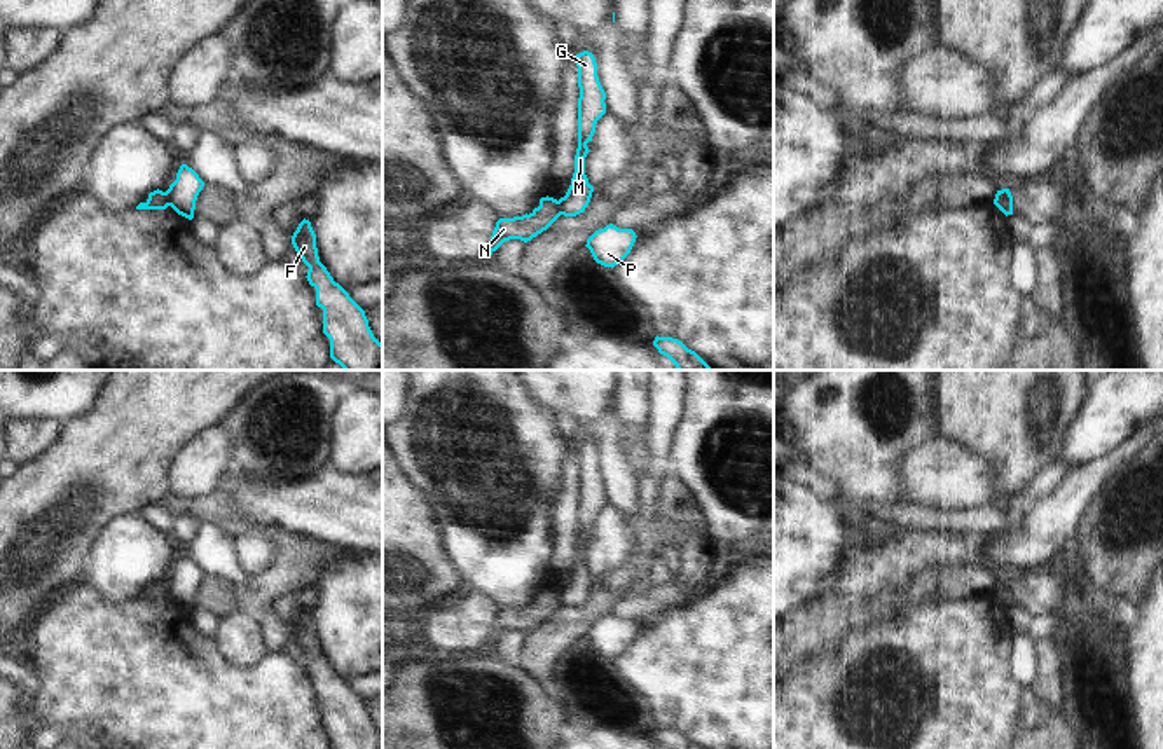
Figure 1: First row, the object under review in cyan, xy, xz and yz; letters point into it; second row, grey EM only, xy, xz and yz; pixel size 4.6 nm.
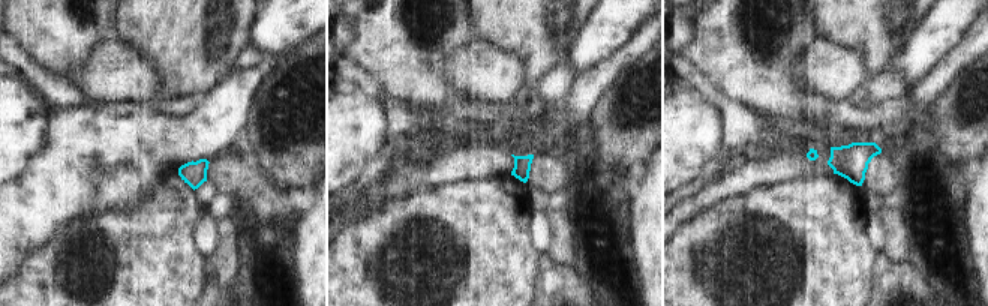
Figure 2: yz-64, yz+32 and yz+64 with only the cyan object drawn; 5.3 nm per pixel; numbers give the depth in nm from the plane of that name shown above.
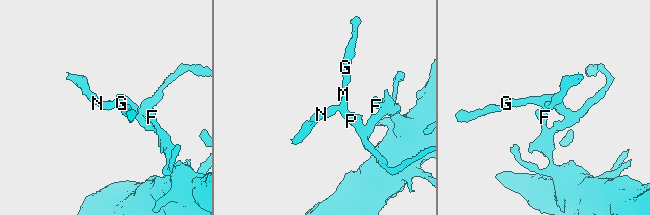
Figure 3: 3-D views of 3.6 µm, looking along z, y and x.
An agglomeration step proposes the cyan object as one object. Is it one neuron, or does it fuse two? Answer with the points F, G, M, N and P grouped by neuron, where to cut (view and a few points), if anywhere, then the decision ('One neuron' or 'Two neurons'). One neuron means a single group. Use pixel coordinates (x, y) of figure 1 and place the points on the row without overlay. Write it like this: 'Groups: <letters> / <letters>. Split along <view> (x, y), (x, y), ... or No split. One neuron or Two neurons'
Groups: F G M P / N. Split along xy (165, 584), (170, 596). Two neurons

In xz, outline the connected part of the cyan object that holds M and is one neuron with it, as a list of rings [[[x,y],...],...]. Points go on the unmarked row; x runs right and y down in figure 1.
[[[583,442],[575,447],[576,457],[578,457],[578,478],[580,478],[580,489],[578,489],[578,539],[575,546],[575,564],[571,569],[571,576],[564,588],[559,590],[561,606],[564,608],[576,608],[585,602],[585,599],[590,594],[594,578],[588,574],[588,569],[585,566],[585,548],[590,543],[587,534],[592,533],[592,527],[595,524],[597,512],[606,505],[606,484],[599,473],[597,468],[597,454],[592,443]]]

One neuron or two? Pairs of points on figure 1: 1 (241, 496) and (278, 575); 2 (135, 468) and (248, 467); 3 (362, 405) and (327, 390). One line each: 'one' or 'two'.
1: two
2: two
3: two

